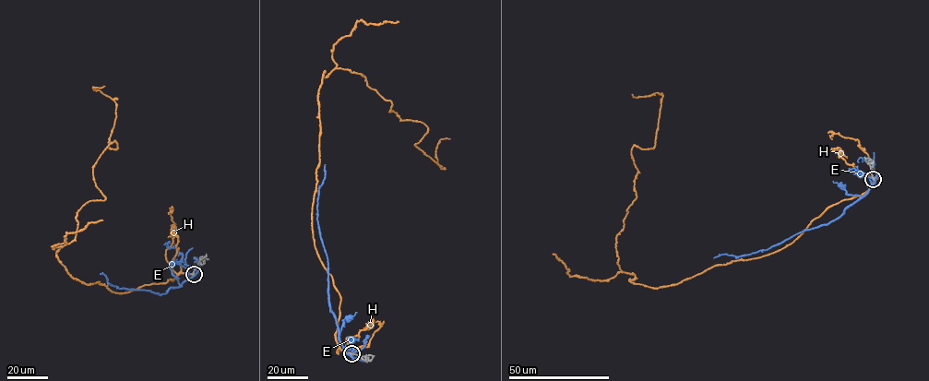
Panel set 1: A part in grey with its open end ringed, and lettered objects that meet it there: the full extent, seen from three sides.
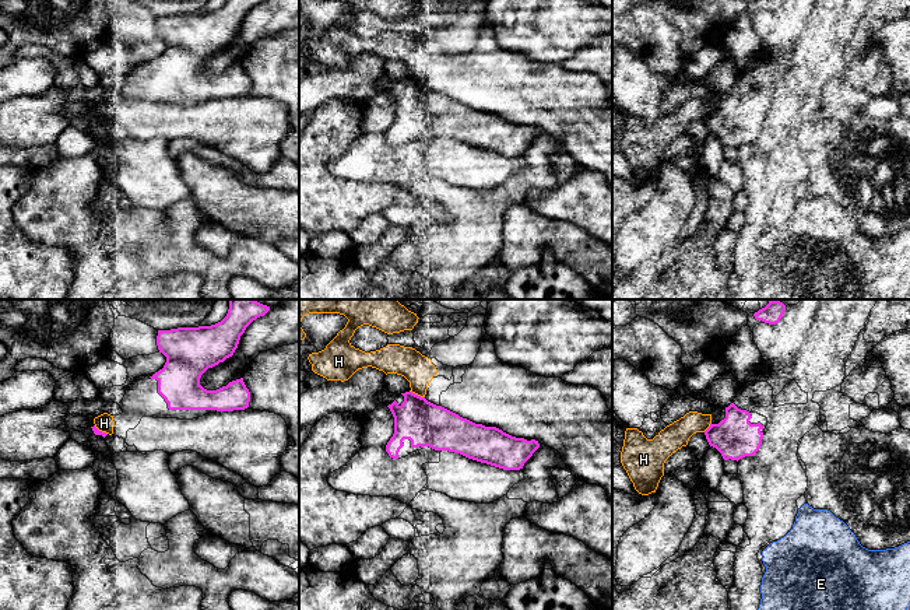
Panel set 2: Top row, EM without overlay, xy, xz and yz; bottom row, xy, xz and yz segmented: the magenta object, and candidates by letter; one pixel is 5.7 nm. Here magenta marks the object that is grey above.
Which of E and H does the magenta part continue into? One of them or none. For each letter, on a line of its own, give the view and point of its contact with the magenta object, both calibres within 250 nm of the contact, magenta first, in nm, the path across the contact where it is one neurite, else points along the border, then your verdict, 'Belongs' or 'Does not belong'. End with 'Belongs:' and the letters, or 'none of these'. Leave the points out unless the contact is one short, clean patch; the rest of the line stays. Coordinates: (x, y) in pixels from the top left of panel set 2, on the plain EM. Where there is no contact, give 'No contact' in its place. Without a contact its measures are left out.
E: No contact. Belongs
H: Touches magenta at xz (417, 81). Thickness 260 nm (magenta) against 180 nm. Does not belong
Belongs: E

